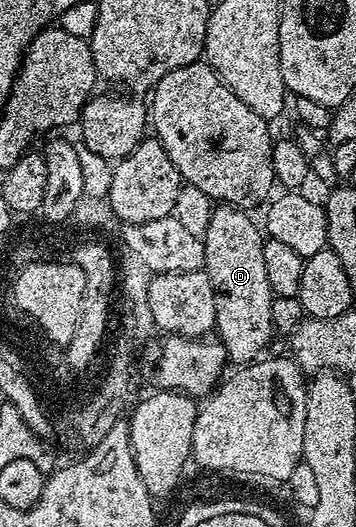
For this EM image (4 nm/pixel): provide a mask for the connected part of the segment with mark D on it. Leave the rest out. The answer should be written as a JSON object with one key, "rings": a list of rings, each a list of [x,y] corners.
{"rings":[[[217,205],[202,239],[204,244],[203,271],[214,288],[214,312],[218,341],[223,344],[227,361],[247,364],[257,361],[274,337],[271,320],[273,300],[270,280],[266,280],[264,259],[265,235],[247,218],[243,209]]]}

